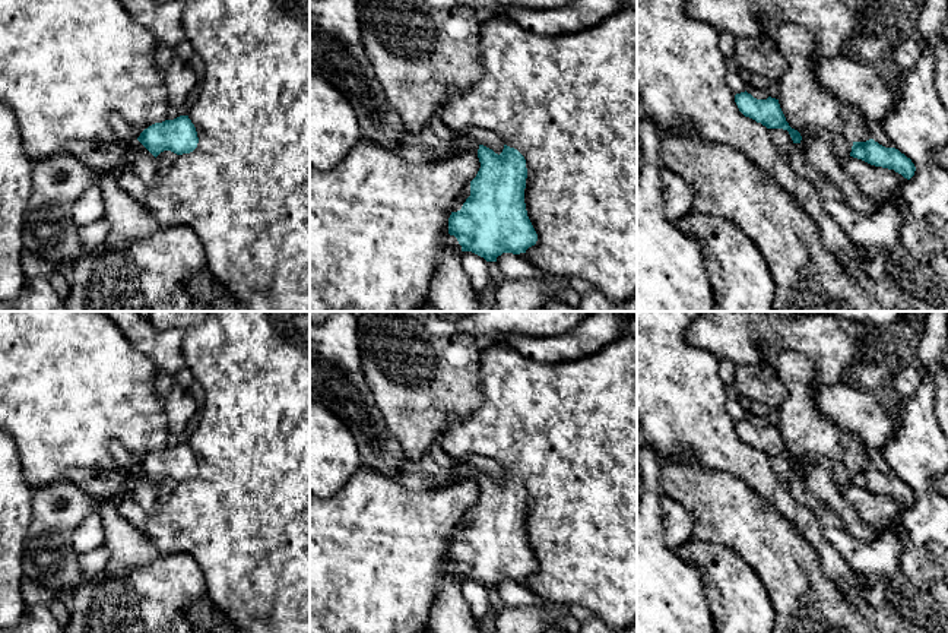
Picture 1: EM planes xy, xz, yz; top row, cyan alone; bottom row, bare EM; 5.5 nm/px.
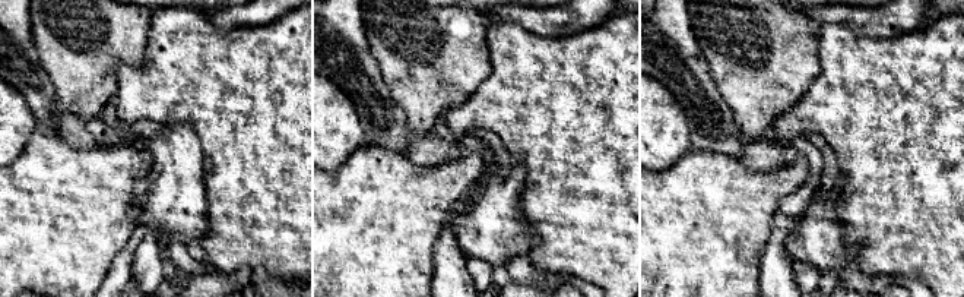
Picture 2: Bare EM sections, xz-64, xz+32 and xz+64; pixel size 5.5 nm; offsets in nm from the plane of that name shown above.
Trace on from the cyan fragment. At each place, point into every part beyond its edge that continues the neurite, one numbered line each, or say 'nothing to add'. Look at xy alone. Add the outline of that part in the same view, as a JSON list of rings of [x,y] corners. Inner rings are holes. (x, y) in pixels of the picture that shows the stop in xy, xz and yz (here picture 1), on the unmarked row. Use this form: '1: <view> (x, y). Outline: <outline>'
nothing to add

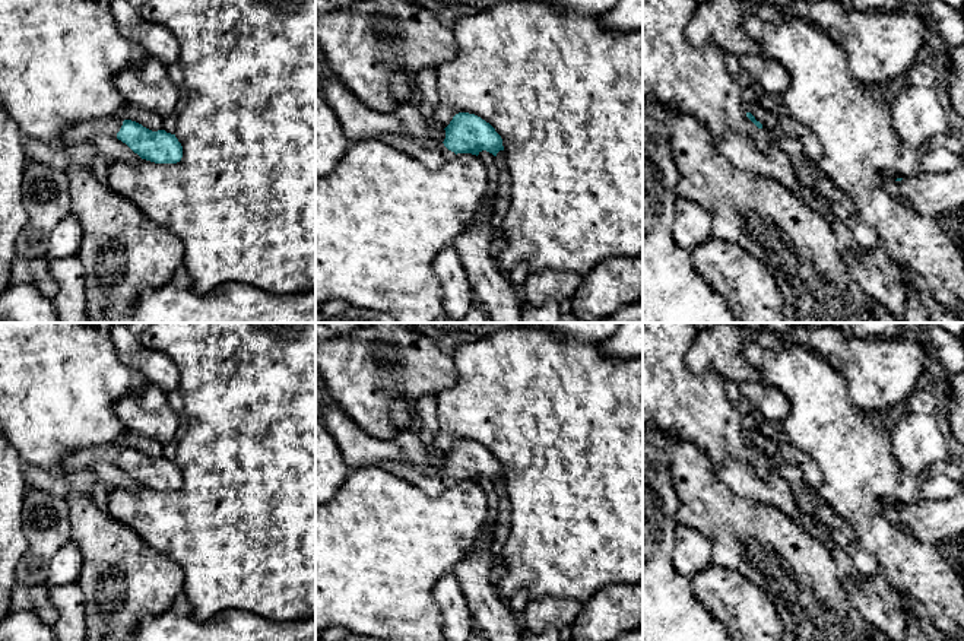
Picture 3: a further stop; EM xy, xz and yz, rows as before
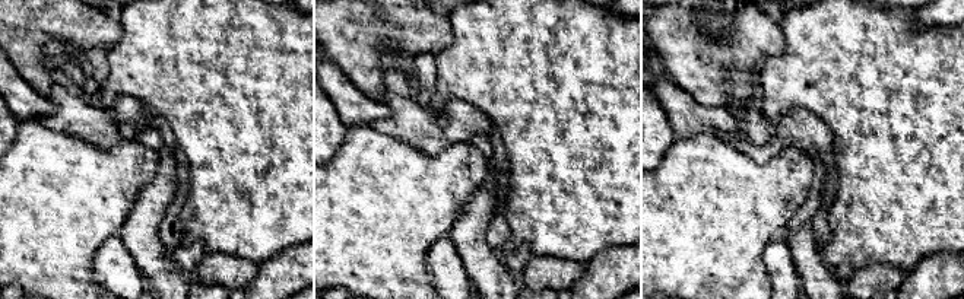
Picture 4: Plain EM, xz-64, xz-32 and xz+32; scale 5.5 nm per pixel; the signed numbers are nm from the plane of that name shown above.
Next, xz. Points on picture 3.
1: xz (415, 459). Outline: [[[400,431],[394,442],[403,453],[402,461],[383,461],[381,469],[389,470],[412,485],[421,488],[429,496],[440,496],[445,489],[456,483],[444,470],[438,469],[435,475],[428,475],[428,453],[418,434]]]

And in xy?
1: xy (88, 457). Outline: [[[118,442],[91,445],[64,456],[61,466],[66,472],[74,472],[80,469],[93,469],[102,461],[117,464],[121,453],[123,447]]]

